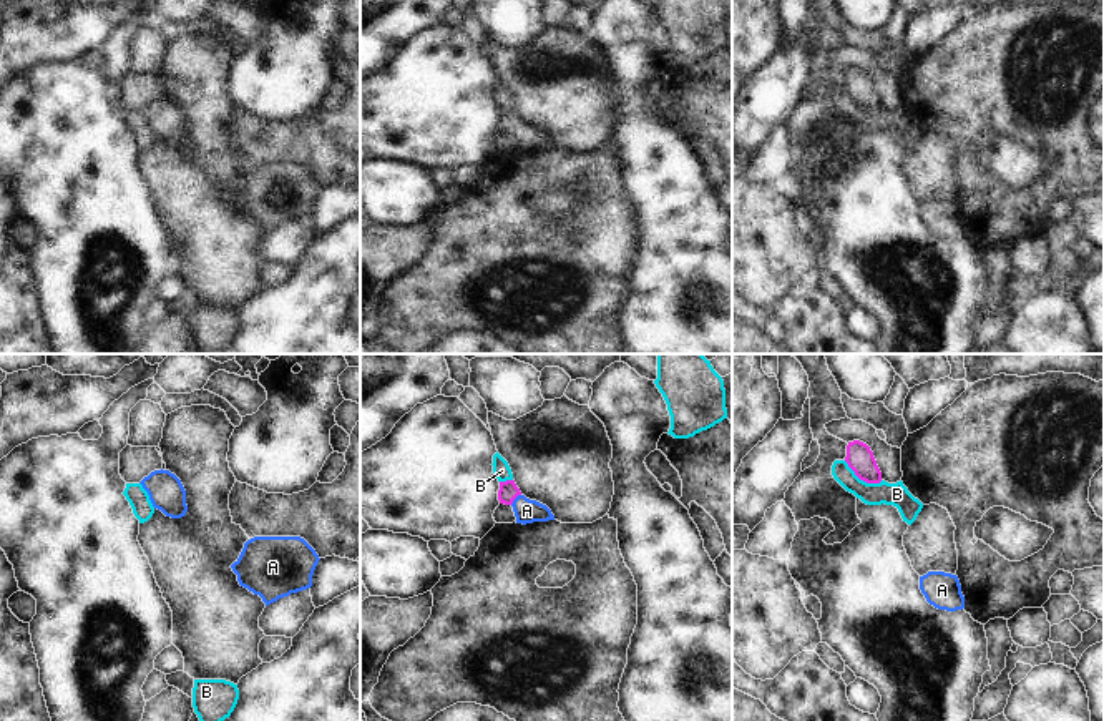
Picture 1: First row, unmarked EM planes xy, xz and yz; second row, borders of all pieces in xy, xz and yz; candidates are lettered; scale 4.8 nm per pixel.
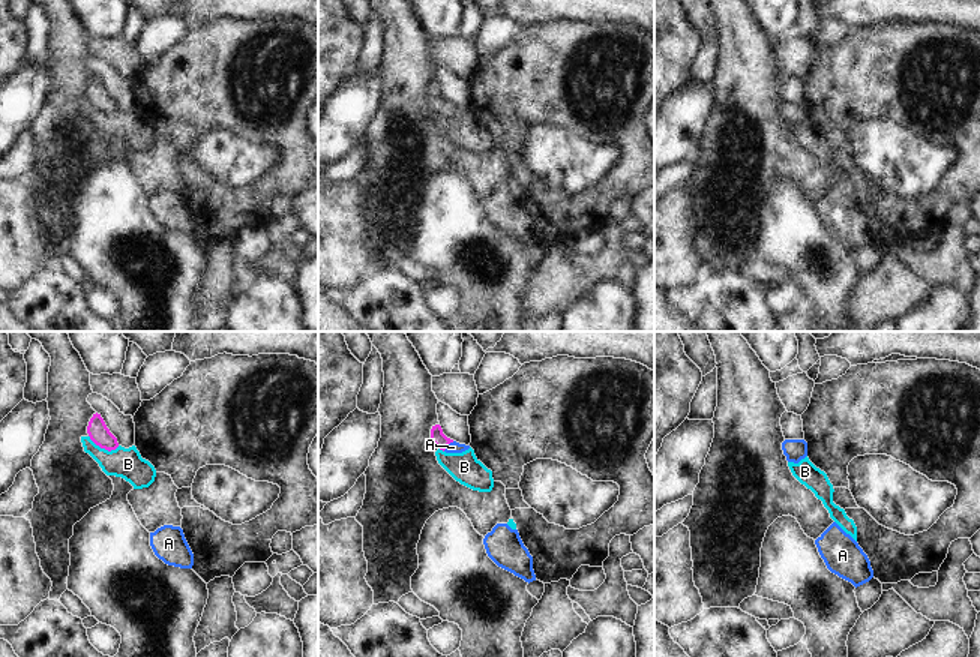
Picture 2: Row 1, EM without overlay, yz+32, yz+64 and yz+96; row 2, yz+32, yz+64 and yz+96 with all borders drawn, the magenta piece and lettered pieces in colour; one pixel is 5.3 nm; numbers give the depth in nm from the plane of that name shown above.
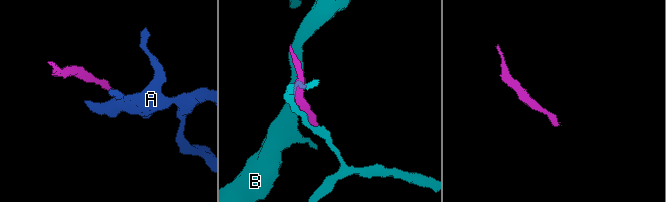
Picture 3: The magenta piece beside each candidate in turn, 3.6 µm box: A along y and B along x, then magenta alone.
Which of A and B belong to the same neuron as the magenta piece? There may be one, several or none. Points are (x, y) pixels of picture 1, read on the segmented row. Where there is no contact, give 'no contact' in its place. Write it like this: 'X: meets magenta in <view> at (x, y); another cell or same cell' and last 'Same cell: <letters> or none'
A: meets magenta in xz at (515, 497); same cell
B: meets magenta in yz at (862, 479); another cell
Same cell: A

